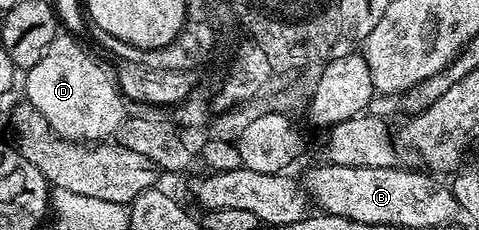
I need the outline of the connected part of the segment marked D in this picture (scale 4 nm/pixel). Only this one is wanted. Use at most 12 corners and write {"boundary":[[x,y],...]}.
{"boundary":[[76,35],[24,73],[57,136],[105,142],[127,100]]}

